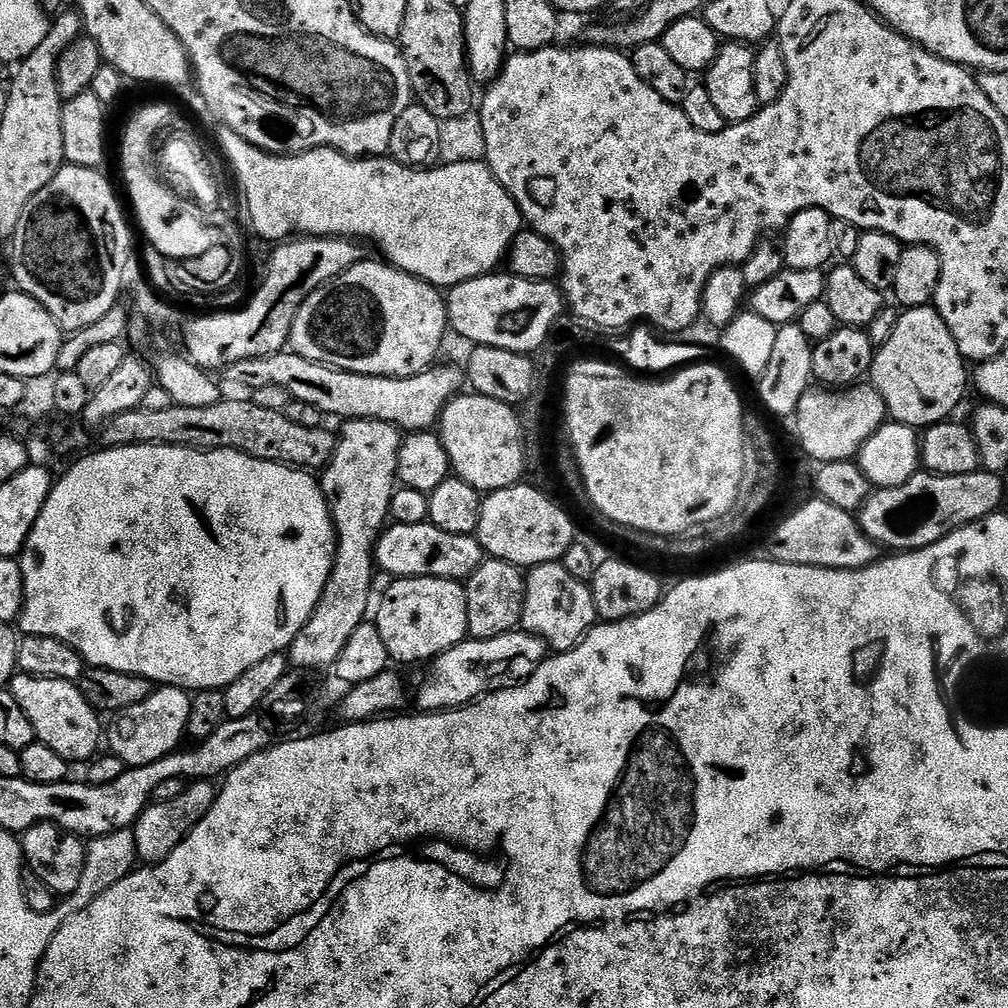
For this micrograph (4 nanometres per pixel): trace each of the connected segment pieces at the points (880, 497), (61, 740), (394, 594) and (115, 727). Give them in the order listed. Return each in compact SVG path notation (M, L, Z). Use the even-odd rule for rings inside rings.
M921 470L906 482L902 482L902 486L876 488L858 509L860 528L869 538L875 540L881 549L888 548L884 550L913 552L919 548L934 546L934 542L946 538L946 534L962 526L997 515L1001 511L1000 503L1004 500L1004 479L1003 475L983 470L953 476L936 476L932 472Z
M17 674L12 677L10 691L18 706L22 706L26 718L30 718L30 726L34 726L37 741L54 750L55 754L64 760L73 765L83 765L101 751L102 716L94 706L90 706L90 702L82 694L79 683Z
M405 576L393 579L391 583L380 605L378 600L374 608L374 623L378 634L382 634L382 642L386 642L389 661L401 660L404 664L431 662L466 639L468 615L461 581Z
M160 686L152 691L146 702L115 713L111 717L112 725L106 728L106 744L112 747L109 748L111 755L122 758L124 765L130 768L146 766L169 756L181 747L180 739L185 739L191 705L192 696L185 689Z

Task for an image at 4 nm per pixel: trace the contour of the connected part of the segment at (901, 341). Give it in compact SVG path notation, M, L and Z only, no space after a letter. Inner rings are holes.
M925 306L923 308L910 308L900 312L898 326L894 326L894 334L890 334L890 339L886 342L886 346L875 349L872 358L870 383L885 400L887 415L891 417L895 423L905 424L917 430L923 430L930 427L932 424L940 424L943 420L949 419L949 417L953 415L952 411L963 402L964 391L970 388L970 372L967 372L964 367L966 367L966 361L963 354L958 350L958 342L954 342L954 334L950 334L950 326L946 326L944 319L936 313L935 307Z

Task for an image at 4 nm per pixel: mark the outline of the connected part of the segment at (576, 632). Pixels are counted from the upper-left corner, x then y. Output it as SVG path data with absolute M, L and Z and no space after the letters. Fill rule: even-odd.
M563 563L537 564L527 569L524 581L523 631L543 640L553 653L569 652L584 641L585 634L598 623L592 589L566 570Z

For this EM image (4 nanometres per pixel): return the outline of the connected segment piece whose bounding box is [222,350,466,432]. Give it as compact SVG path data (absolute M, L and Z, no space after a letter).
M291 350L275 352L272 356L263 356L253 360L243 360L237 364L230 364L223 369L225 376L232 384L245 384L248 390L255 390L262 386L282 386L292 396L293 400L310 402L310 406L318 406L318 410L324 412L325 417L340 416L344 420L381 420L390 422L395 428L408 432L422 432L431 429L440 419L444 407L461 395L465 387L466 376L463 371L456 368L440 368L433 366L424 372L419 372L406 378L397 376L371 376L370 374L354 374L341 368L332 368L329 364L319 364L313 360L307 360L296 355Z

